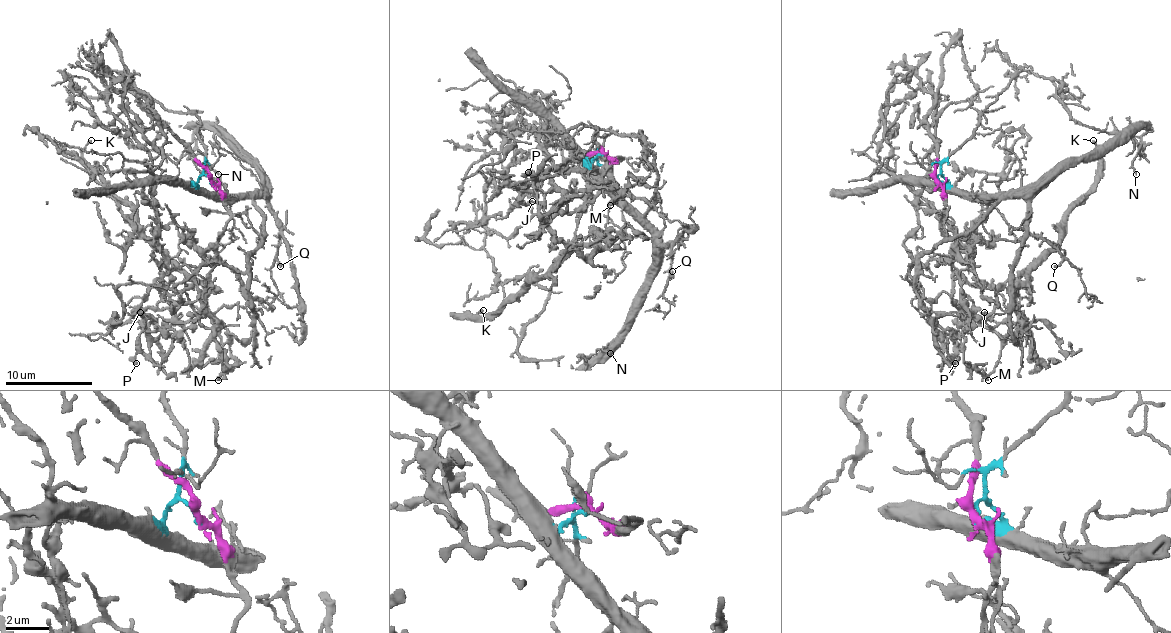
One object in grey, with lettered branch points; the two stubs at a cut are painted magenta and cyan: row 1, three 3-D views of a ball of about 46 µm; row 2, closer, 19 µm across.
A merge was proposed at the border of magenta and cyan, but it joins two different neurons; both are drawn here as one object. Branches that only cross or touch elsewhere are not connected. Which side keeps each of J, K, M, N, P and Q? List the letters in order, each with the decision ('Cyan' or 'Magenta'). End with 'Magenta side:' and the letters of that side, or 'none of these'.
J: Magenta
K: Magenta
M: Magenta
N: Cyan
P: Magenta
Q: Cyan
Magenta side: J, K, M, P

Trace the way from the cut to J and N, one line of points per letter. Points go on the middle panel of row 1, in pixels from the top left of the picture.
J: (601, 153), (622, 157), (609, 170), (586, 168), (592, 184), (577, 197), (531, 201)
N: (601, 155), (590, 173), (651, 234), (653, 255), (633, 321), (586, 362), (599, 349), (609, 353)

